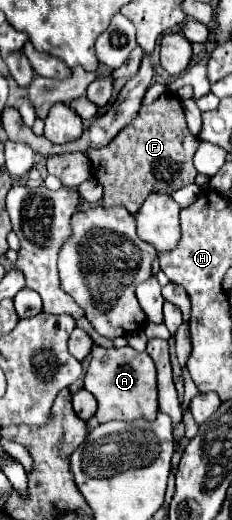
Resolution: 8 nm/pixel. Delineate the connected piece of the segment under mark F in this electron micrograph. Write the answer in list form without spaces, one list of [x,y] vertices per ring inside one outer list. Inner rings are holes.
[[[162,95],[152,105],[142,105],[138,117],[120,129],[120,133],[100,149],[88,149],[84,155],[92,163],[94,179],[104,187],[102,207],[122,205],[136,215],[150,193],[174,193],[194,183],[196,169],[192,157],[200,141],[190,133],[184,109],[176,95]]]

